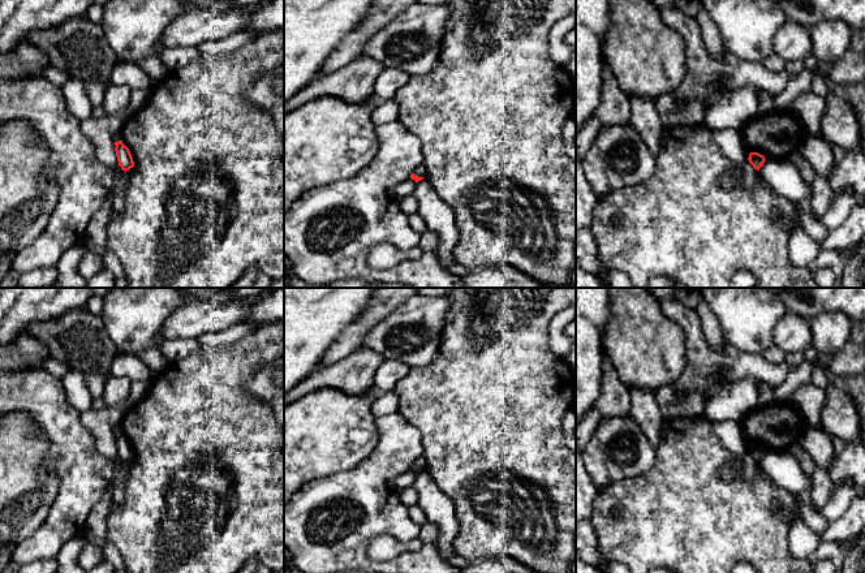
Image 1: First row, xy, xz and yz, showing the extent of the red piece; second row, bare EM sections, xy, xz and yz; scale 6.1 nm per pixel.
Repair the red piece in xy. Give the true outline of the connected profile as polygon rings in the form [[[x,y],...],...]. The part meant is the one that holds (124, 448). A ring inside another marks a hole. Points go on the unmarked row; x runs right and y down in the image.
[[[122,432],[115,434],[115,438],[116,438],[115,443],[116,443],[117,453],[121,461],[126,464],[130,460],[133,460],[134,453],[129,440],[122,435]]]

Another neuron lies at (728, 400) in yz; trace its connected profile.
[[[754,378],[737,382],[722,380],[706,393],[701,415],[709,423],[741,422],[758,406],[761,383]]]

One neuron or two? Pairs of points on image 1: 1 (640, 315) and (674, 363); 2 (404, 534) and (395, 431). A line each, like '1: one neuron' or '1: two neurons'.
1: one neuron
2: one neuron

